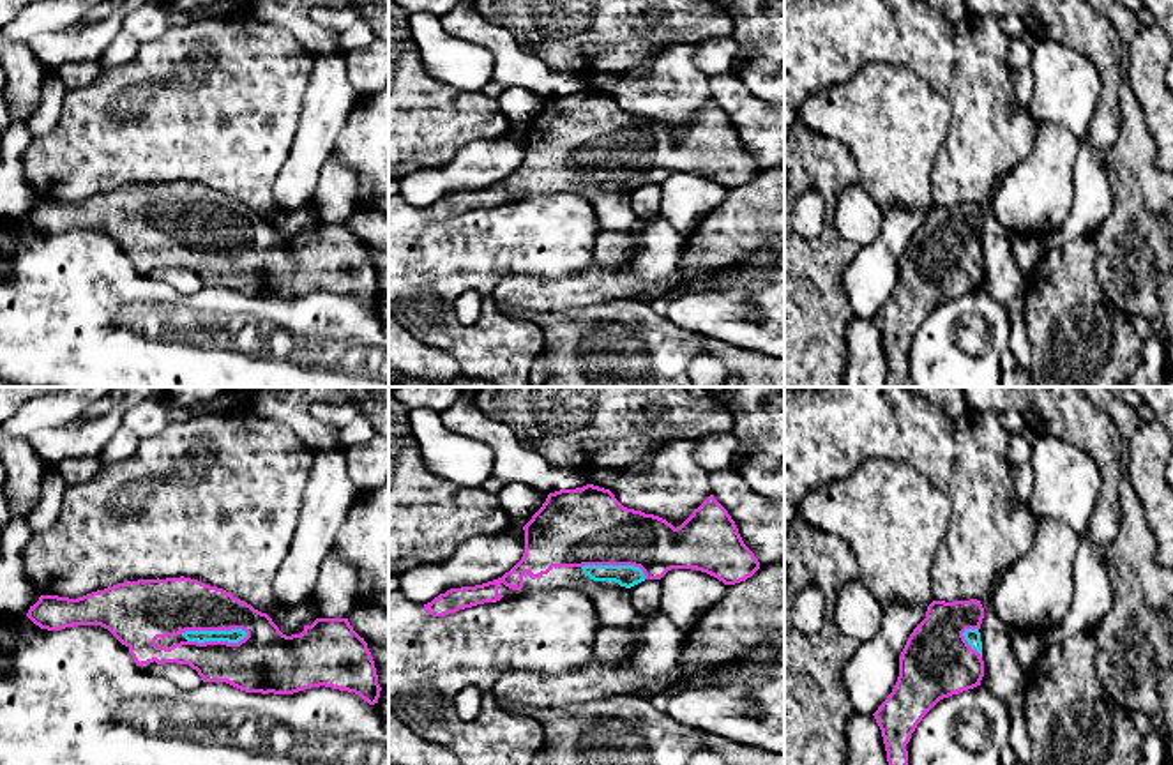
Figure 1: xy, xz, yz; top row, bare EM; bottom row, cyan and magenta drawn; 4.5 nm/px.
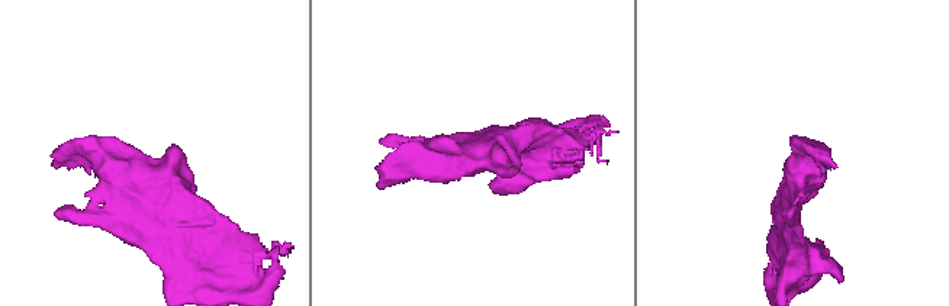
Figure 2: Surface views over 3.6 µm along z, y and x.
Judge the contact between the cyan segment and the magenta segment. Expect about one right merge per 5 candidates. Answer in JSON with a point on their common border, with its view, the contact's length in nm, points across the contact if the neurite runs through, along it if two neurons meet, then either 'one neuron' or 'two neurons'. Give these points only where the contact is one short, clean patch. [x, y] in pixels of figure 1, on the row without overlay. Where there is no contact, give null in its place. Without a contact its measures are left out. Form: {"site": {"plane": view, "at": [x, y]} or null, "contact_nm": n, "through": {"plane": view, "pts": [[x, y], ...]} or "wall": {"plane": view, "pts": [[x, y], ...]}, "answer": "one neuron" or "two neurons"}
{"site": {"plane": "xy", "at": [214, 235]}, "contact_nm": 320, "through": {"plane": "xy", "pts": [[235, 239], [214, 235], [244, 235], [258, 267]]}, "answer": "one neuron"}

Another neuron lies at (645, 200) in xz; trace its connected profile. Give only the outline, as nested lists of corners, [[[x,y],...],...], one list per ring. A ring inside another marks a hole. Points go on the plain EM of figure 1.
[[[645,184],[631,193],[627,193],[631,208],[636,217],[654,217],[659,214],[661,203],[661,184]]]

